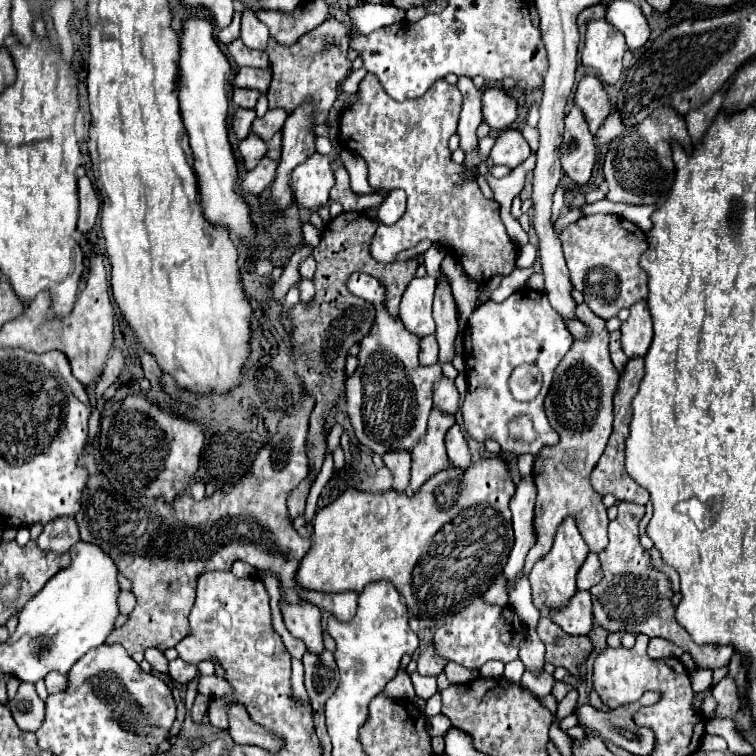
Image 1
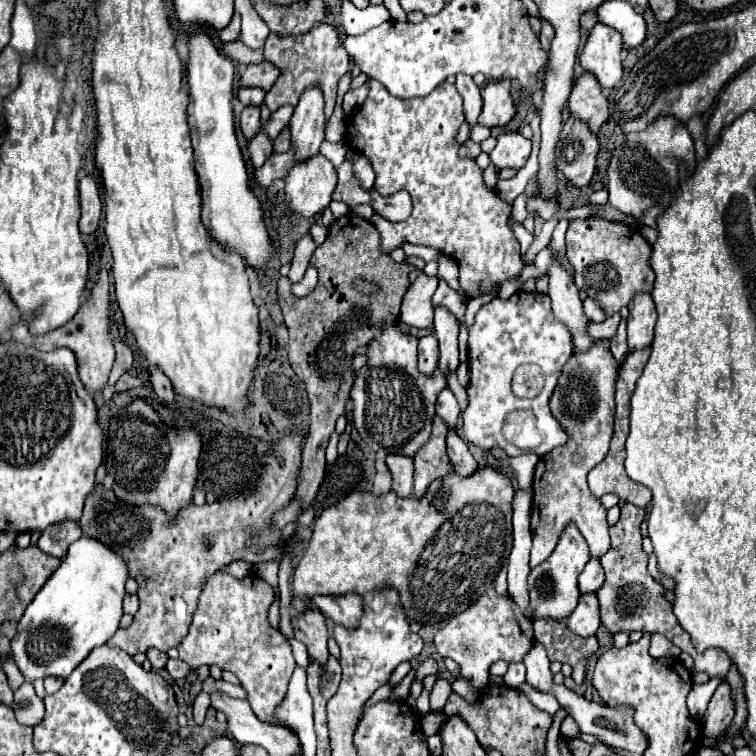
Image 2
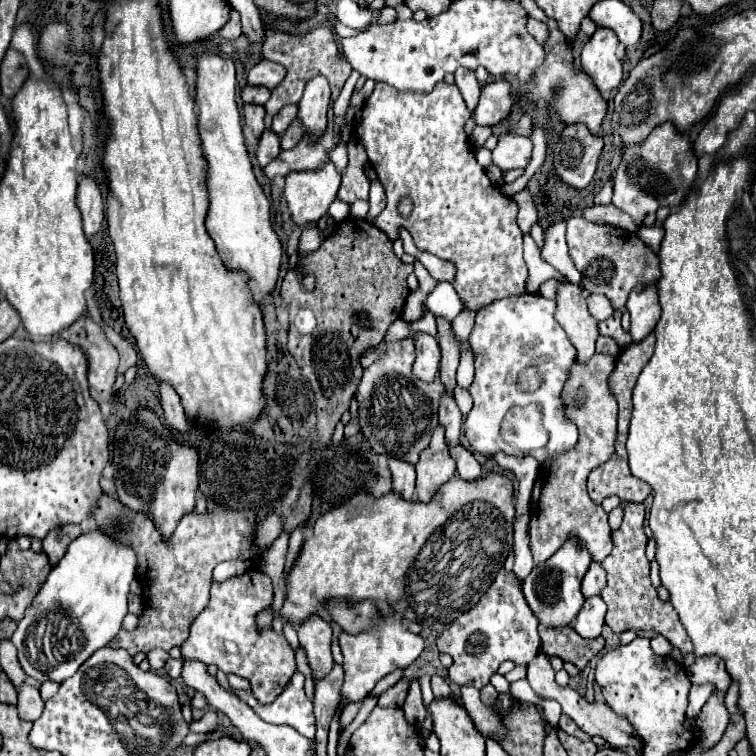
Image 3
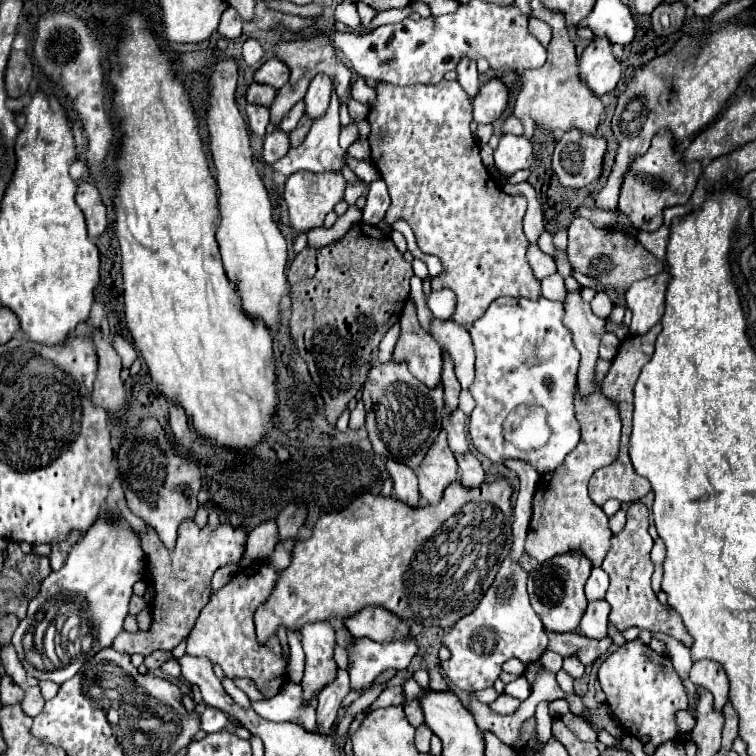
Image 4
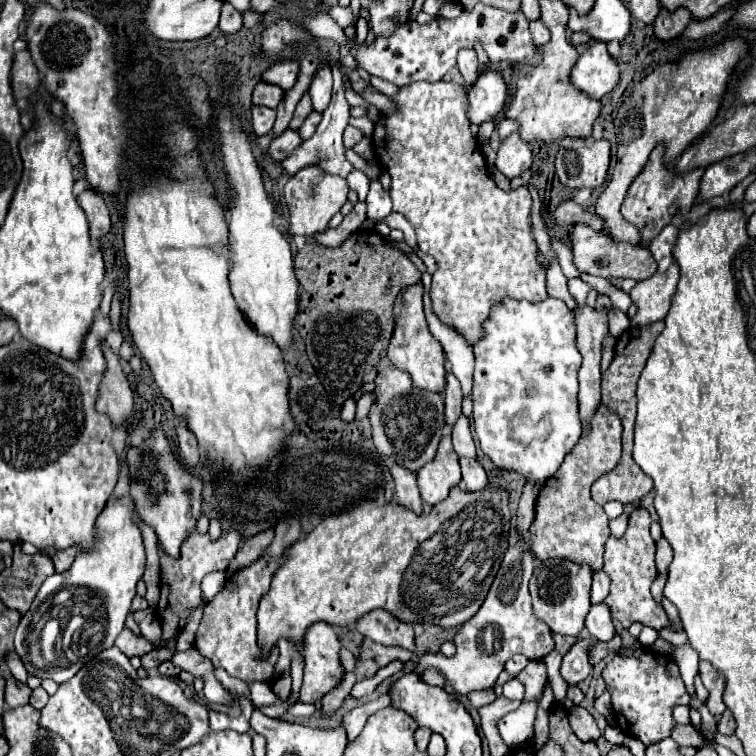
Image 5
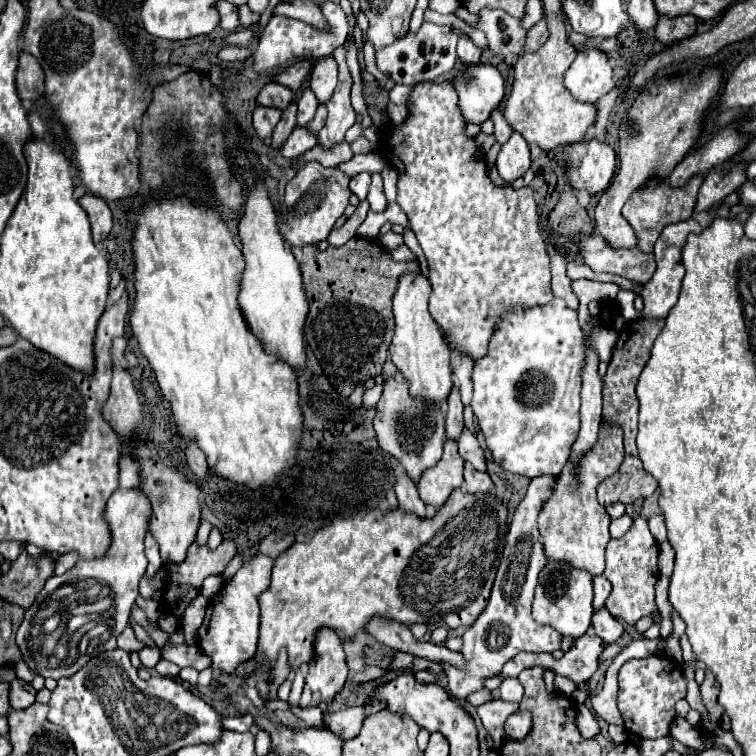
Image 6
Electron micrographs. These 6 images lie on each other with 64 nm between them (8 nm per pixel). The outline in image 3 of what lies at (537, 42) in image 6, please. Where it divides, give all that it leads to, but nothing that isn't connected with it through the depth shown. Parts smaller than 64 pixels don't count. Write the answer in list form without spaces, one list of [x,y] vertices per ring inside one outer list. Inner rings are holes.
[[[528,18],[528,32],[532,32],[532,36],[534,36],[540,44],[544,44],[544,40],[546,40],[546,36],[548,36],[546,26],[544,26],[542,22],[534,20],[534,18]]]

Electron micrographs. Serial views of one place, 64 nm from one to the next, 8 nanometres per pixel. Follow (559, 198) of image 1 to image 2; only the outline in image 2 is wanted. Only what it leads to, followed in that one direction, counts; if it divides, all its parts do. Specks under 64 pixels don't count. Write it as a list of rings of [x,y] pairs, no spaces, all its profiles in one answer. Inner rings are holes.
[[[554,215],[550,220],[545,221],[542,231],[534,238],[534,241],[529,247],[526,255],[522,257],[524,264],[533,262],[538,252],[540,252],[540,250],[544,249],[549,244],[553,230],[557,223],[558,217],[556,215]]]

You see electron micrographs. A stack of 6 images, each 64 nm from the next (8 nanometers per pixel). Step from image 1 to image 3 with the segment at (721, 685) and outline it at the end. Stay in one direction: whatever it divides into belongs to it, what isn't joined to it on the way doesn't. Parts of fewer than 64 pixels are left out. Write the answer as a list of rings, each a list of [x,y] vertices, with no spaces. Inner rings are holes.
[[[716,692],[708,698],[698,720],[696,720],[696,732],[698,732],[698,744],[704,748],[712,748],[722,738],[726,726],[728,726],[730,714],[724,706],[724,692]]]

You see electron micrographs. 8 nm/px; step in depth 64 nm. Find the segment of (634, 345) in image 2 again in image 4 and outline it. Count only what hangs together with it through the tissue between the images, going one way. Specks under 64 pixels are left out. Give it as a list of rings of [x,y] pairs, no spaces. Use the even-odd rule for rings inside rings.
[[[668,272],[638,280],[626,292],[626,304],[632,310],[632,334],[648,332],[664,314],[664,290],[668,284]]]

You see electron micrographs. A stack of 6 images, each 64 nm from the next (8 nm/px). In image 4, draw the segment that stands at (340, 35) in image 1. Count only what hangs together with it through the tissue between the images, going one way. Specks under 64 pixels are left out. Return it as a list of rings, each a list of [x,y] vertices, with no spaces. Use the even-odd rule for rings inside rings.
[[[324,32],[318,34],[318,36],[312,36],[312,38],[304,38],[304,40],[278,42],[278,44],[274,46],[272,54],[274,54],[274,58],[282,60],[282,62],[288,64],[288,68],[290,68],[290,80],[288,80],[288,84],[284,84],[284,88],[276,90],[276,100],[274,100],[272,106],[270,106],[270,118],[272,118],[272,124],[278,124],[280,118],[282,118],[296,102],[300,102],[300,100],[304,98],[306,88],[308,88],[310,80],[312,80],[316,74],[328,74],[328,76],[332,78],[332,82],[334,82],[336,94],[338,94],[340,98],[346,94],[352,72],[350,72],[350,68],[348,68],[342,60],[336,58],[336,48],[332,46],[330,38],[324,36]]]

